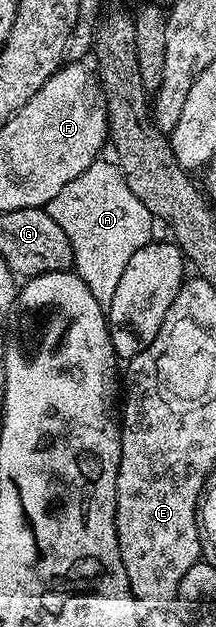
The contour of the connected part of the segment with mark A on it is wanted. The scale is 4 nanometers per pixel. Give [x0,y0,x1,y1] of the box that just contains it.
[46,160,154,310]

